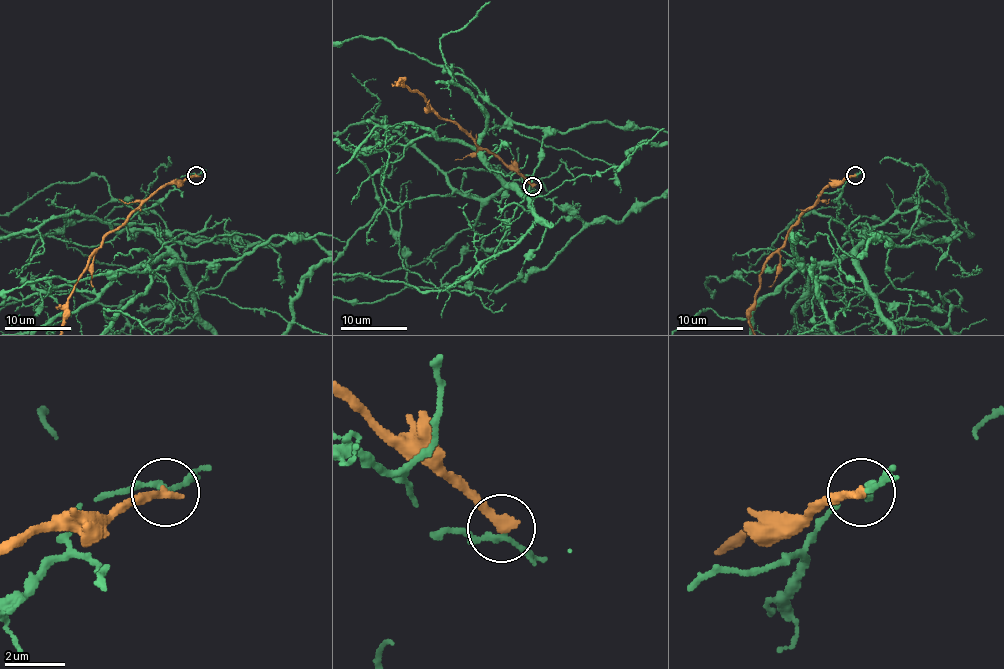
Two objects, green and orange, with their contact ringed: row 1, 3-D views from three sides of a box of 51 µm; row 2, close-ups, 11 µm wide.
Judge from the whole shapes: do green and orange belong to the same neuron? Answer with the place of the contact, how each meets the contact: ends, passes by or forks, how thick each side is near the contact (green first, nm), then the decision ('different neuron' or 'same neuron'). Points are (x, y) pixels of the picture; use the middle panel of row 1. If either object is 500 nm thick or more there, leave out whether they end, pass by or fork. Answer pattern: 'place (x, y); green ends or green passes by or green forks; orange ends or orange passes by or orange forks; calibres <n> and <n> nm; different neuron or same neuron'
place (532, 186); green passes by; orange ends; calibres 170 and 360 nm; different neuron

